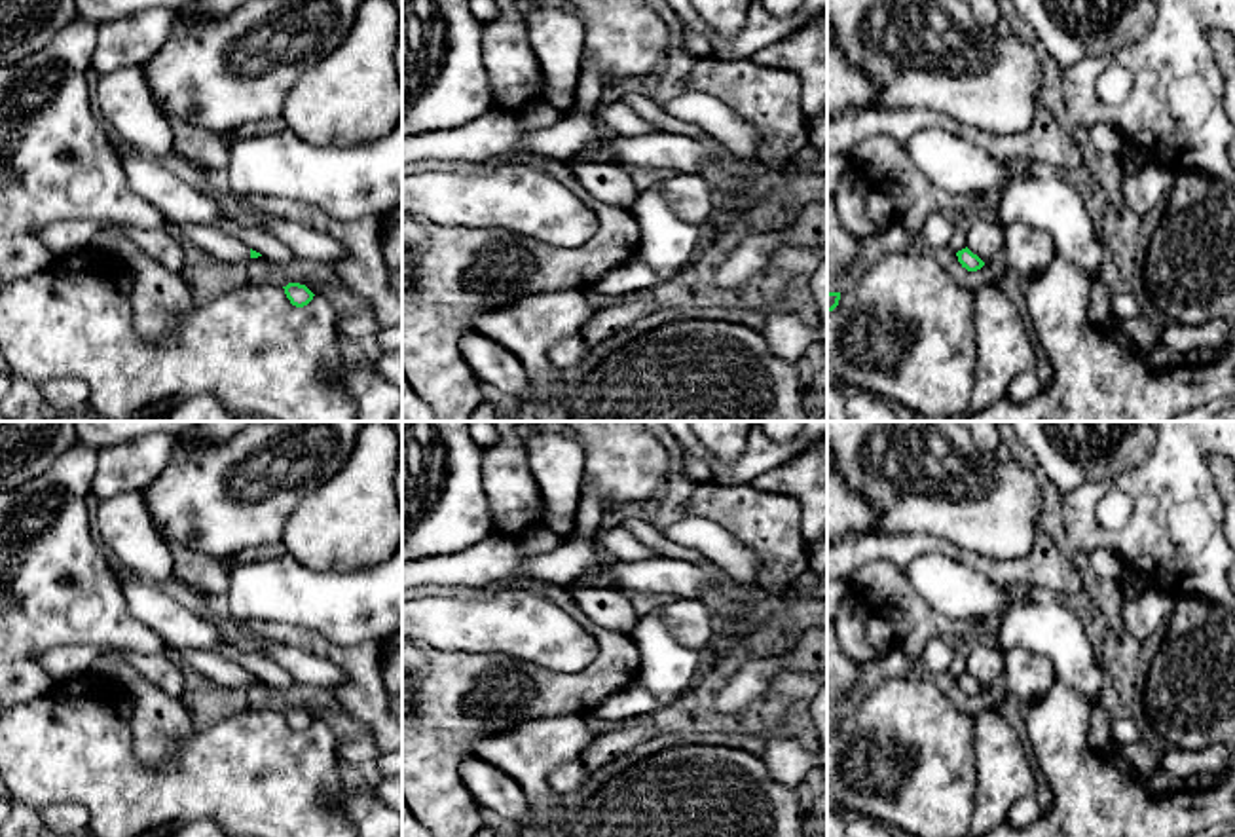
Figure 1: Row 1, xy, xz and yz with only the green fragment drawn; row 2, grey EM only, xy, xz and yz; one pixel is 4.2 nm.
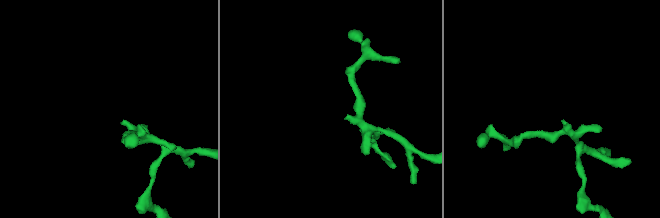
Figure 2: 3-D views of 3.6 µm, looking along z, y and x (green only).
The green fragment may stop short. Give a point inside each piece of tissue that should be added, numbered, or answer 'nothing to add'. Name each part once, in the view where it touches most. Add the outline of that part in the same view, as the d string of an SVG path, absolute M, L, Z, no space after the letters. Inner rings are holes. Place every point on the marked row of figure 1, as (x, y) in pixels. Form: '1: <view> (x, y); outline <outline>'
1: xy (55, 164); outline M76 15L42 51L0 68L0 290L53 264L55 256L38 232L63 220L169 230L184 245L241 268L250 260L250 247L212 226L171 224L131 192L120 148L108 140L89 108L85 74L91 68L97 30L95 23Z

